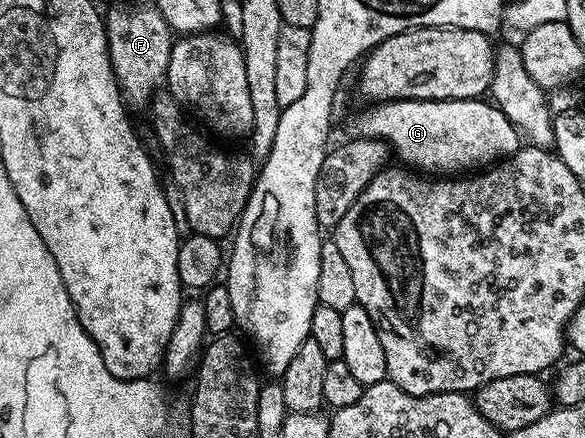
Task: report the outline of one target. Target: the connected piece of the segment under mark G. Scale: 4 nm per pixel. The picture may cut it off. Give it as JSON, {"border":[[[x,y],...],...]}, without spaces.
{"border":[[[405,98],[399,102],[380,102],[369,107],[354,126],[363,138],[379,138],[391,151],[398,154],[399,163],[425,172],[430,176],[458,176],[463,172],[474,172],[479,168],[489,168],[504,158],[509,158],[520,148],[520,131],[510,122],[508,116],[497,106],[486,100],[465,98],[464,100],[444,100],[443,102],[421,102]]]}

